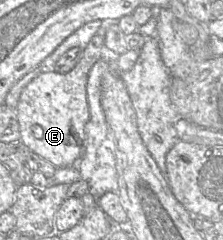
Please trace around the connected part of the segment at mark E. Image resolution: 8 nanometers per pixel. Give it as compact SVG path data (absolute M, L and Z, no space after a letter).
M95 34L83 49L77 65L68 73L46 69L22 91L16 107L21 139L33 153L56 168L76 166L85 151L85 125L90 118L86 84L89 71L100 59L109 56L104 36Z

